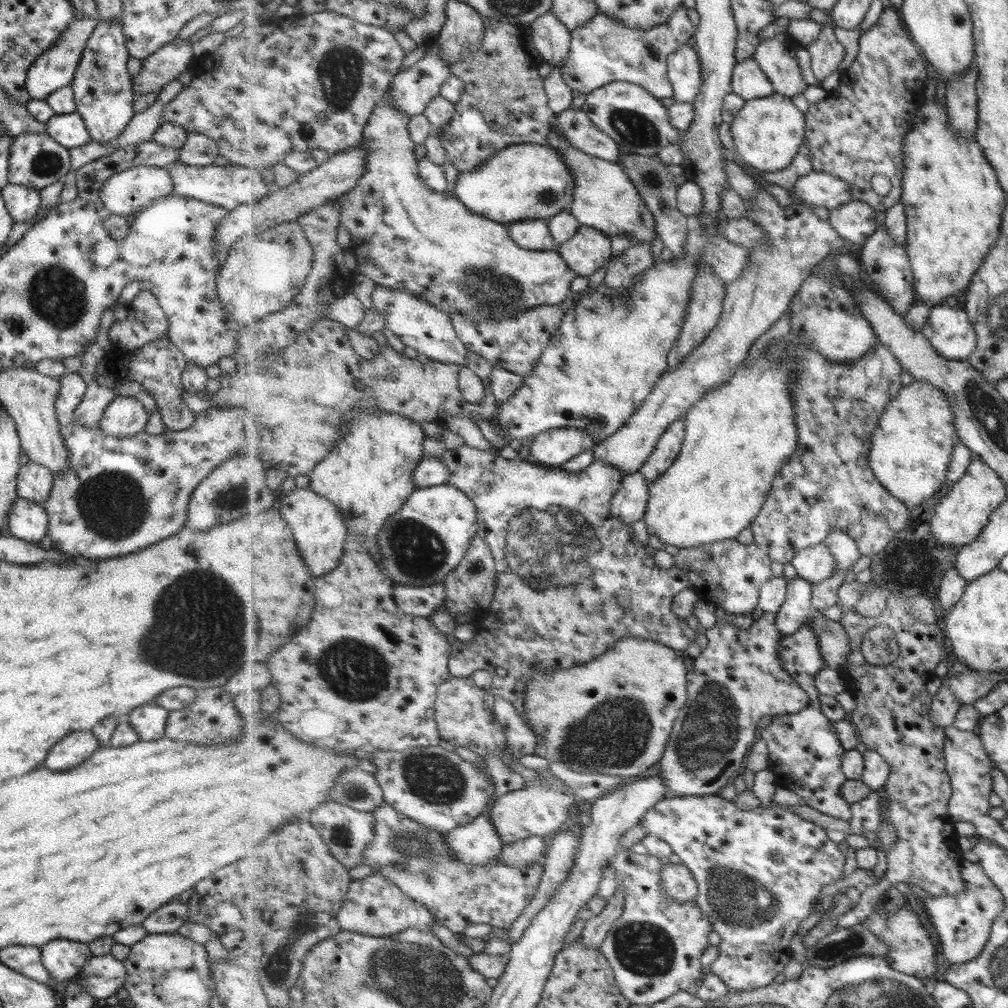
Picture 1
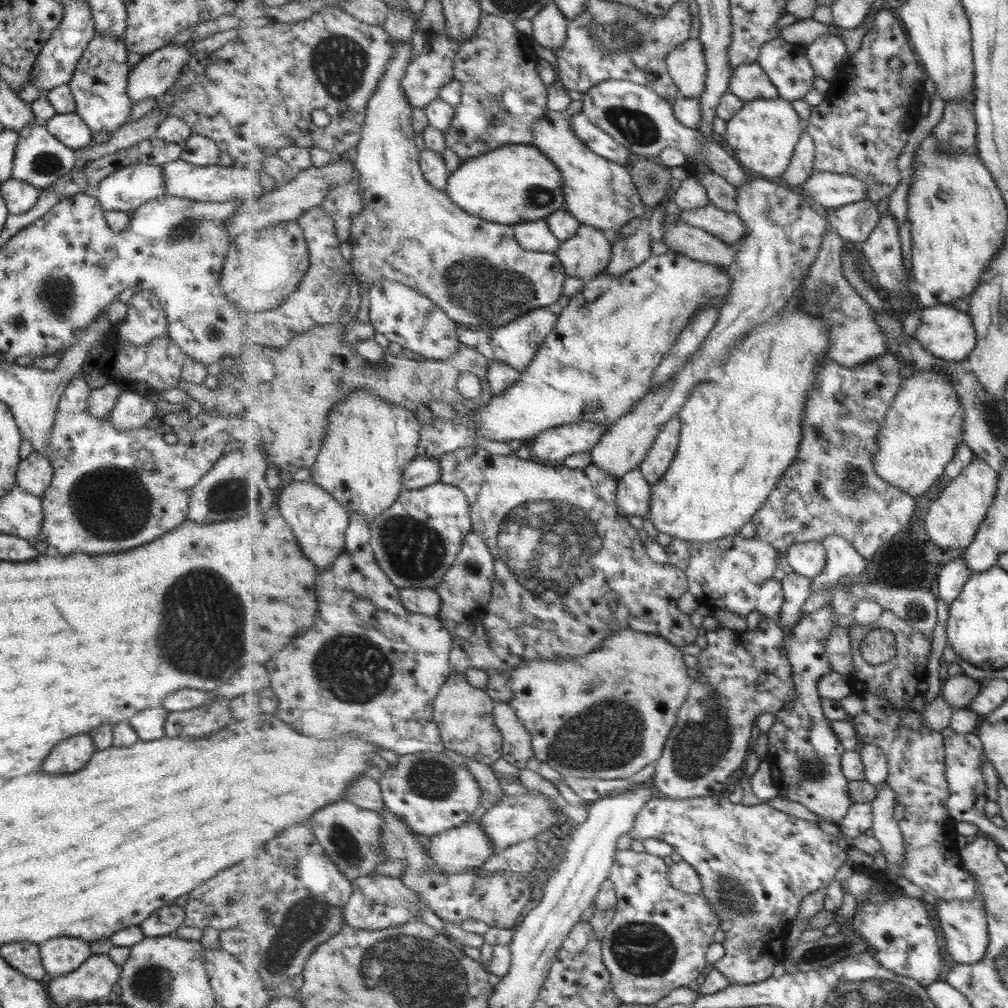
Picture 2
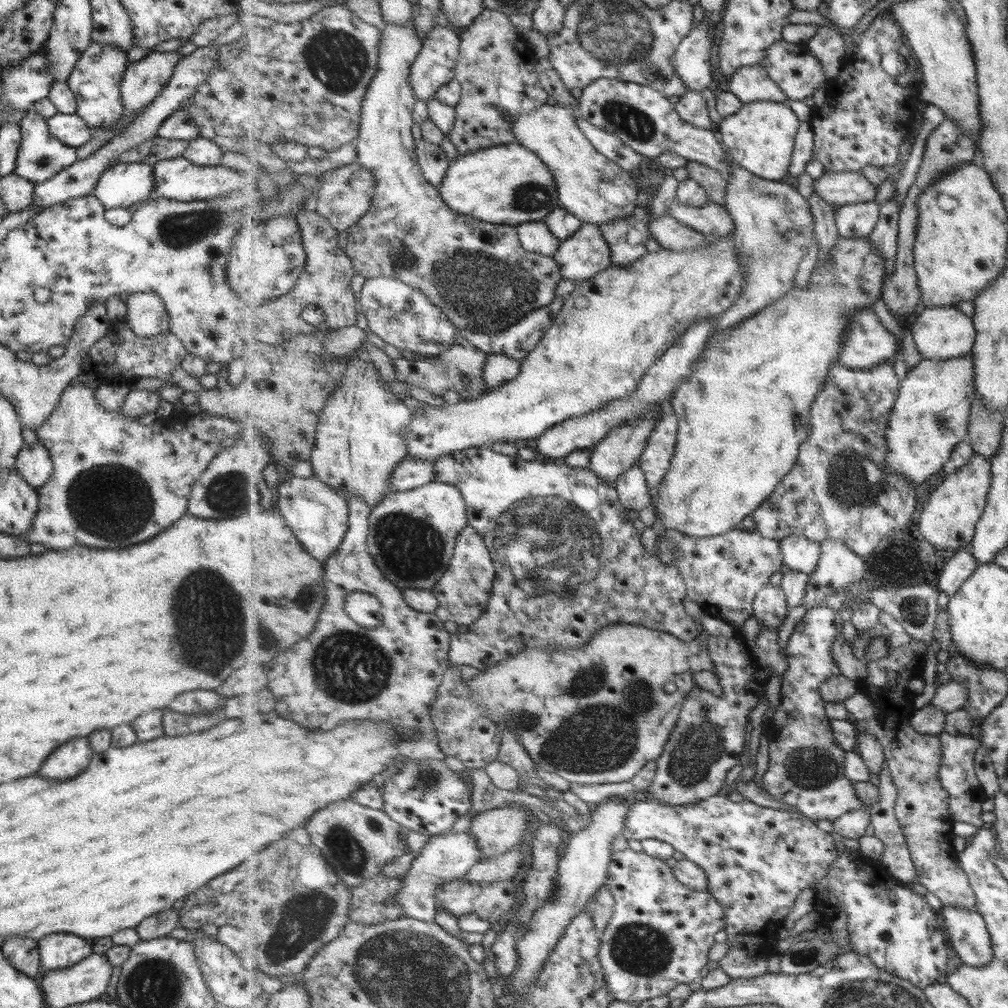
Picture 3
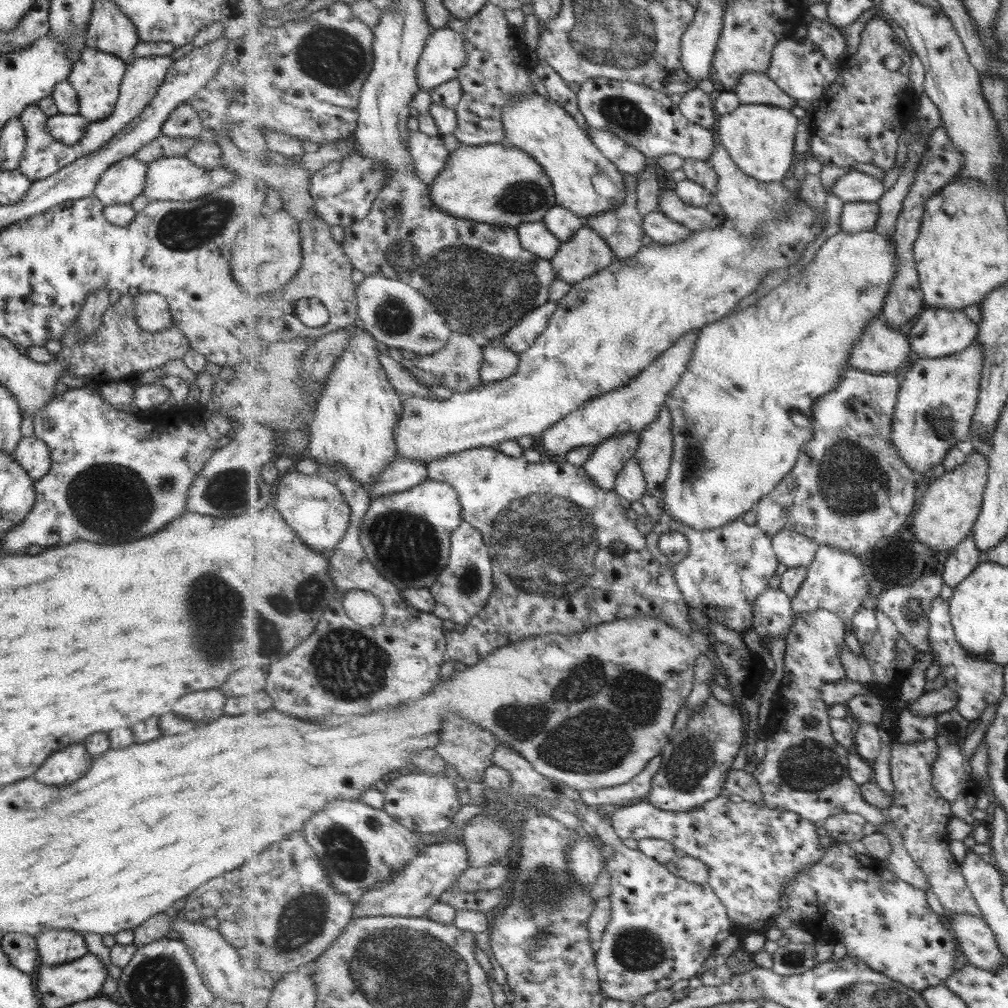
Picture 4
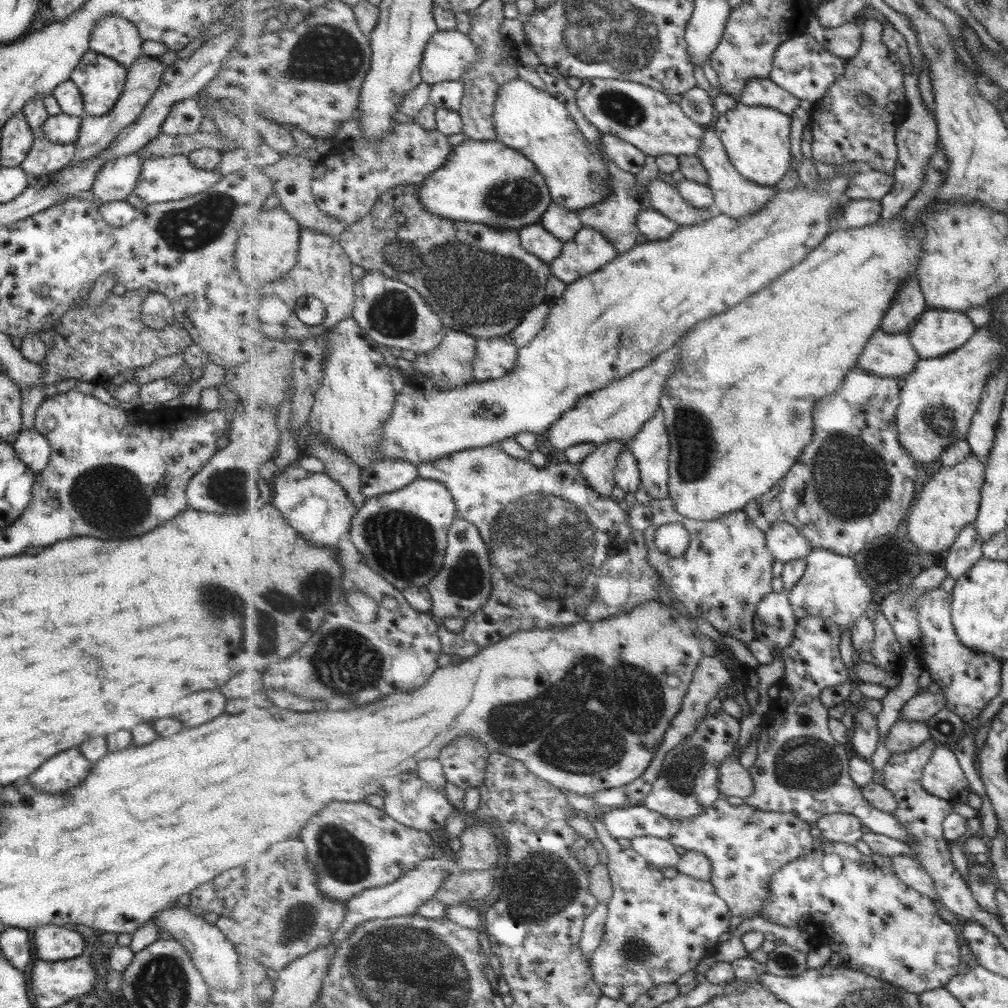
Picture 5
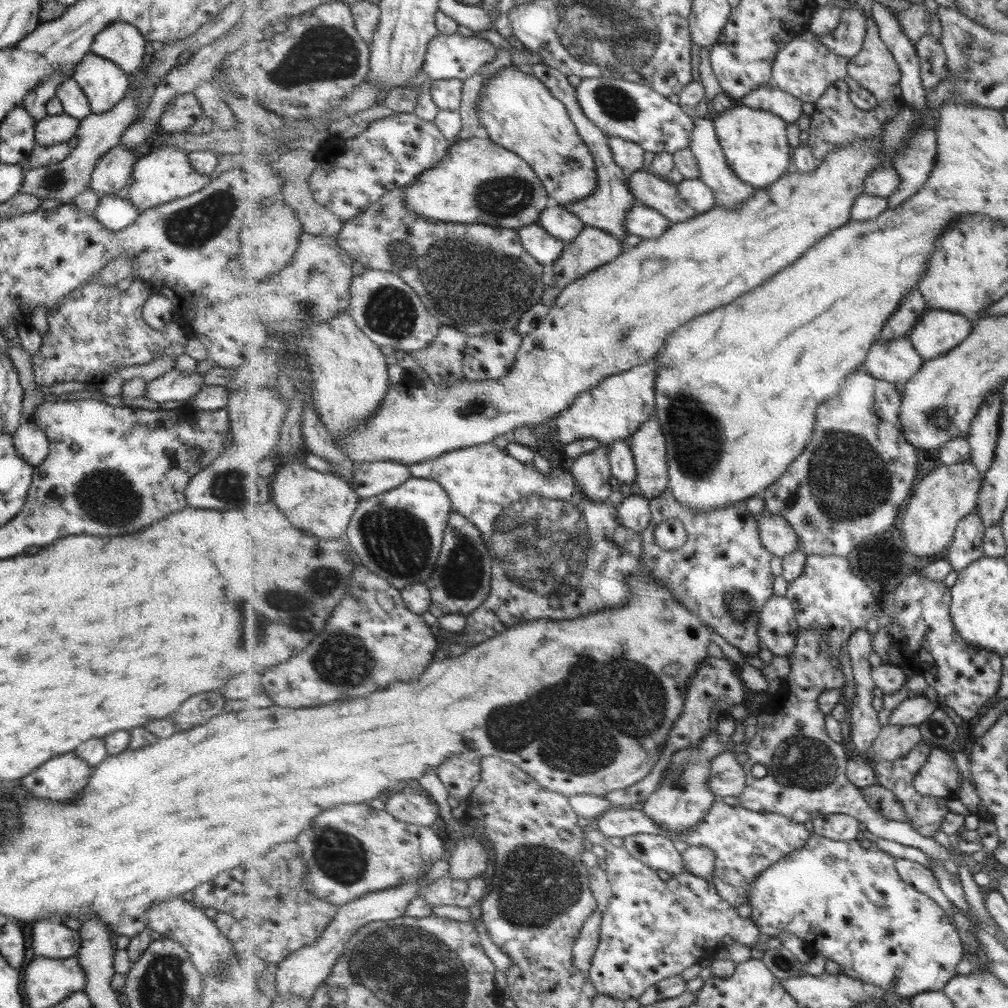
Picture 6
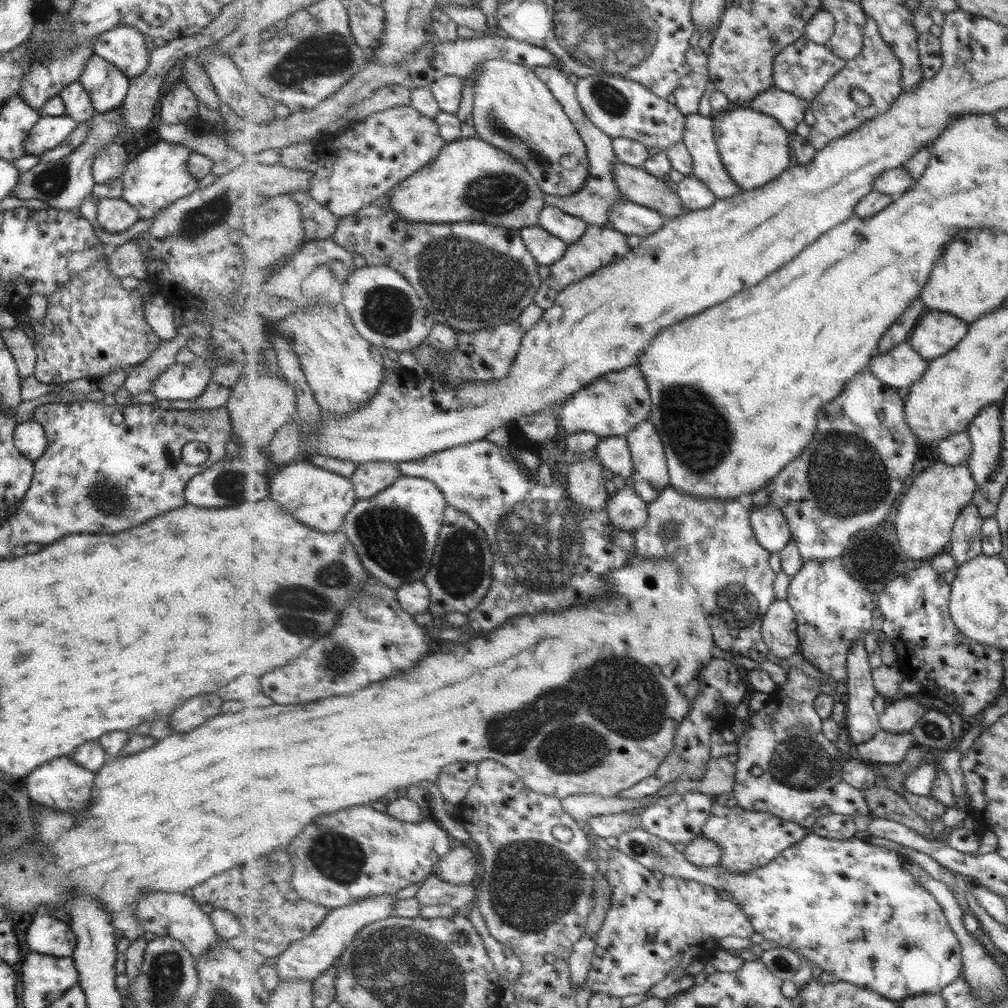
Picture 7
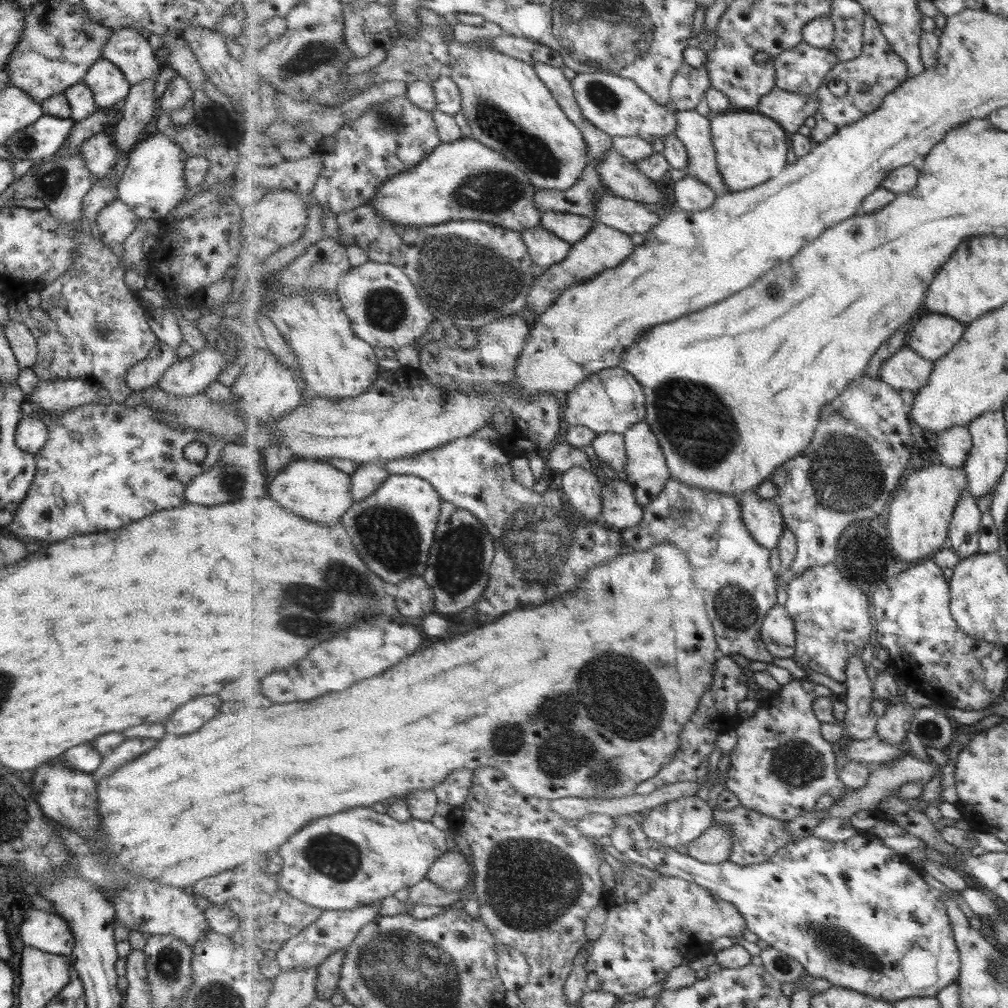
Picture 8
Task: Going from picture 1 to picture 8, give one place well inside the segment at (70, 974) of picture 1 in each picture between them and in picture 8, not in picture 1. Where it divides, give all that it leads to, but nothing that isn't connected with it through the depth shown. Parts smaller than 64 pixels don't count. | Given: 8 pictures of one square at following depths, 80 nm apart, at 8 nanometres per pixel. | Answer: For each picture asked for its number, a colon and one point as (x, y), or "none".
2: (58, 956)
3: (56, 952)
4: (54, 947)
5: (52, 943)
6: (51, 940)
7: (46, 935)
8: (47, 932)

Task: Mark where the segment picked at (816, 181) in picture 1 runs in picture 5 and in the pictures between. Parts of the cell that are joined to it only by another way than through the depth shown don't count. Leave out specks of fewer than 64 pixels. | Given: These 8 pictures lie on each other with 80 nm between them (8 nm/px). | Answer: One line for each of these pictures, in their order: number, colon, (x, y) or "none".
2: (832, 190)
3: (839, 188)
4: (854, 186)
5: (868, 183)

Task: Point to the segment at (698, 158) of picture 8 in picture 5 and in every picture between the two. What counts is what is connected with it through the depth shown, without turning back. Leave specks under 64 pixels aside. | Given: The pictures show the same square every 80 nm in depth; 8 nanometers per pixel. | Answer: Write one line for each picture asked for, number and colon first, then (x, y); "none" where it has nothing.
5: (736, 196)
6: (716, 172)
7: (699, 136)

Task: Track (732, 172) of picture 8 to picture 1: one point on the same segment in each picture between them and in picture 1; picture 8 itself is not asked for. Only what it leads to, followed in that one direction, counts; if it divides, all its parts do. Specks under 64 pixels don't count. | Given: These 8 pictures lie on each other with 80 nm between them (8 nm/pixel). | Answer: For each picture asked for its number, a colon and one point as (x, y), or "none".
1: (768, 132)
2: (763, 136)
3: (761, 137)
4: (761, 139)
5: (757, 138)
6: (755, 142)
7: (754, 146)

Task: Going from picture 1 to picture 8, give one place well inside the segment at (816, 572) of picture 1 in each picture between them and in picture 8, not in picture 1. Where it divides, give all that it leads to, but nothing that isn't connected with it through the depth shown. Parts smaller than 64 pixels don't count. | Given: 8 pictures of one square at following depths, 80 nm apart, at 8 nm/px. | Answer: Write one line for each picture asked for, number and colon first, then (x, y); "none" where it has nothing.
2: (808, 558)
3: (801, 553)
4: (793, 548)
5: (787, 543)
6: (778, 535)
7: (772, 530)
8: (763, 517)

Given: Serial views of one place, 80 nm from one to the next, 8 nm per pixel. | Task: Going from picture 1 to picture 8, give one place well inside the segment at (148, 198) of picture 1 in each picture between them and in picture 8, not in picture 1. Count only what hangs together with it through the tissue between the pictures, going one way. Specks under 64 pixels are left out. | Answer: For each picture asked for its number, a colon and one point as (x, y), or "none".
2: (131, 186)
3: (127, 183)
4: (124, 180)
5: (115, 180)
6: (112, 171)
7: (109, 163)
8: (98, 152)

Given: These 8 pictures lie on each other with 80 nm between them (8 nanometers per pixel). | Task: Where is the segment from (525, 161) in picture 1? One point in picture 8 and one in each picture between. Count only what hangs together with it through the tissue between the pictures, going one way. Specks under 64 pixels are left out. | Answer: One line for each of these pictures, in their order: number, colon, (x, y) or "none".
2: (515, 183)
3: (508, 184)
4: (500, 184)
5: (483, 181)
6: (479, 181)
7: (472, 180)
8: (463, 180)

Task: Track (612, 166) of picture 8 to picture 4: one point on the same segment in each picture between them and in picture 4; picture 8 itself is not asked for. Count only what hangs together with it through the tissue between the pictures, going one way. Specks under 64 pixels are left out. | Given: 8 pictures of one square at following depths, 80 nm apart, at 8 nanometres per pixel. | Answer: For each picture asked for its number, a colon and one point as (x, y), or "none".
4: (693, 217)
5: (665, 197)
6: (650, 189)
7: (637, 185)

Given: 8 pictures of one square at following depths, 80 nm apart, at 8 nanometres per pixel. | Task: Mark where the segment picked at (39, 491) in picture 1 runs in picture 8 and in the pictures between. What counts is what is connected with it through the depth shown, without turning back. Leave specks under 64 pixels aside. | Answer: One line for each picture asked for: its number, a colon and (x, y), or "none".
2: (34, 473)
3: (32, 464)
4: (31, 454)
5: (30, 447)
6: (30, 444)
7: (29, 440)
8: (30, 434)

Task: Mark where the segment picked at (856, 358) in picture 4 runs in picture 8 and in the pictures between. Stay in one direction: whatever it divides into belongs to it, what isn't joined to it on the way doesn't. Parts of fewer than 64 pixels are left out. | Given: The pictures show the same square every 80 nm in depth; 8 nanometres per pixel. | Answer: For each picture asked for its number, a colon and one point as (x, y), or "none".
5: (893, 355)
6: (897, 361)
7: (902, 366)
8: (906, 370)

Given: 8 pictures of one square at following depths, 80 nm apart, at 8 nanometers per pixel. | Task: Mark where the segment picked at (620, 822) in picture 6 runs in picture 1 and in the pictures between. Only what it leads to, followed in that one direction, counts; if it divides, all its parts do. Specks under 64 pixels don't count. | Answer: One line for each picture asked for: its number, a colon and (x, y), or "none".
1: (759, 871)
2: (757, 863)
3: (758, 859)
4: (753, 851)
5: (747, 846)

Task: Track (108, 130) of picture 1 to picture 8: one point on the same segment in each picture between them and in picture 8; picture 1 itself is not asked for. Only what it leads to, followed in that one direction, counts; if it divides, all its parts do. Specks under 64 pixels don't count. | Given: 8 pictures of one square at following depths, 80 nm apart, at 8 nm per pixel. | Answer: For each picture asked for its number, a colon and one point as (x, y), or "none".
2: (98, 84)
3: (95, 80)
4: (95, 76)
5: (100, 79)
6: (103, 83)
7: (106, 85)
8: (106, 82)

